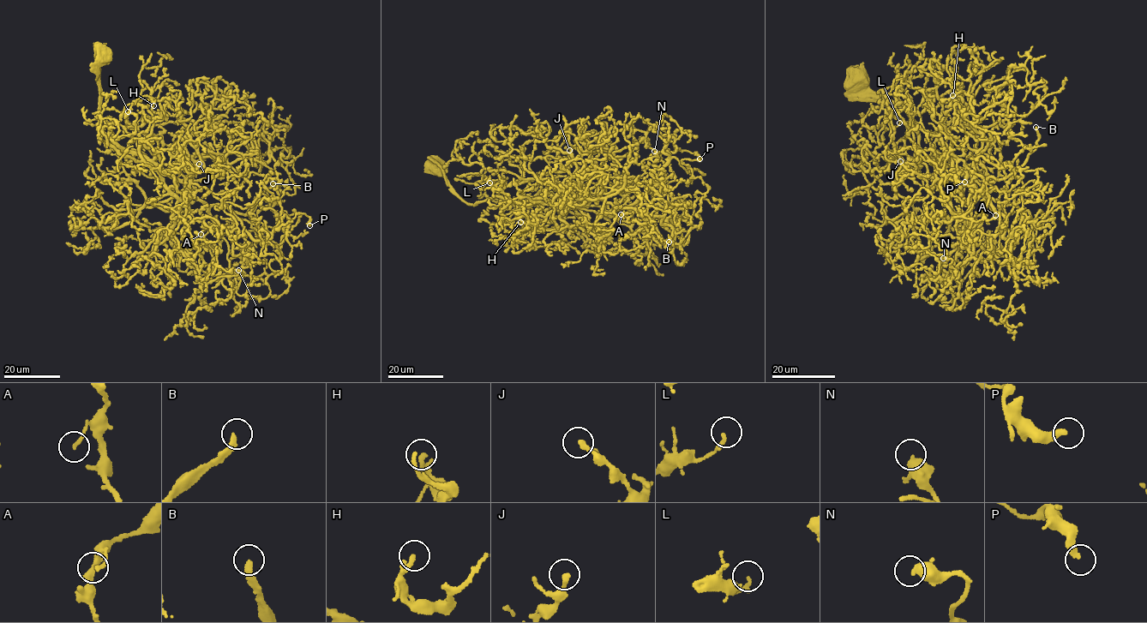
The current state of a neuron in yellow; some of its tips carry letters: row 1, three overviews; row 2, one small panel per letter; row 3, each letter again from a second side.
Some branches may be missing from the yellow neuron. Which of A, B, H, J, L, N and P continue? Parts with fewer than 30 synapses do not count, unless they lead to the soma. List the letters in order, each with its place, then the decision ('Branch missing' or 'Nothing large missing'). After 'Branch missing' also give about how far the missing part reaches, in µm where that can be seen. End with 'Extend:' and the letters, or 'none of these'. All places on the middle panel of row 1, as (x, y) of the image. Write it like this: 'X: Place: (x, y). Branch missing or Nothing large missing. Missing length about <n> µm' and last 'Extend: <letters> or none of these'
A: Place: (621, 214). Nothing large missing
B: Place: (669, 242). Branch missing. Missing length about 25 µm
H: Place: (520, 222). Nothing large missing
J: Place: (569, 150). Nothing large missing
L: Place: (489, 182). Nothing large missing
N: Place: (654, 151). Nothing large missing
P: Place: (699, 158). Nothing large missing
Extend: B

